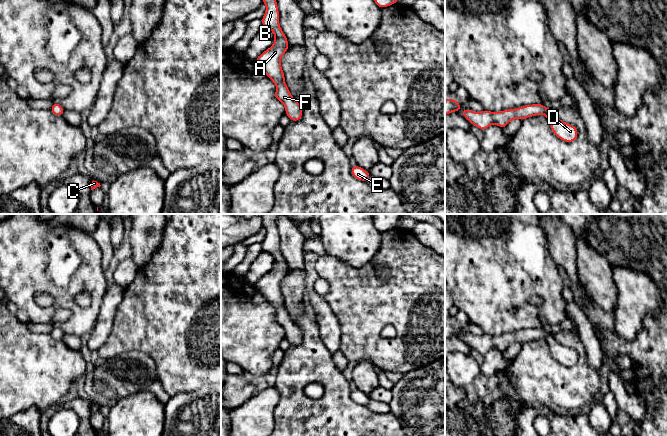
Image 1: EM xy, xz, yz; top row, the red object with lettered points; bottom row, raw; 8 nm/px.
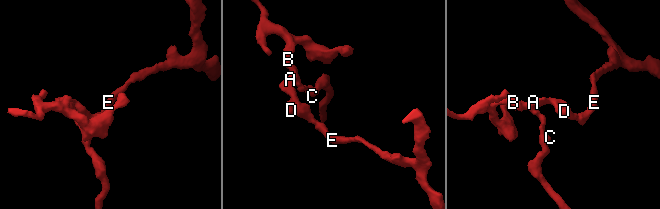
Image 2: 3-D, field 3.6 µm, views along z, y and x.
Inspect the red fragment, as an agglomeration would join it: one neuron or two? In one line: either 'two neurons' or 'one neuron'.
one neuron

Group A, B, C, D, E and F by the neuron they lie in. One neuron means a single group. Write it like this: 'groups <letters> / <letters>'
groups A B C D E F

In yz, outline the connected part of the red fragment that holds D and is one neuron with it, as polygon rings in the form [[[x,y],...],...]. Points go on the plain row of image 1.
[[[445,322],[445,339],[455,335],[460,335],[472,350],[476,350],[482,355],[486,354],[492,348],[500,350],[503,354],[513,343],[520,343],[522,345],[528,341],[544,338],[550,347],[552,356],[560,364],[572,367],[578,361],[578,355],[575,350],[557,342],[554,337],[555,334],[544,331],[541,327],[525,329],[516,333],[508,333],[499,336],[491,336],[485,333],[481,336],[474,336],[470,333],[461,335],[459,325]]]

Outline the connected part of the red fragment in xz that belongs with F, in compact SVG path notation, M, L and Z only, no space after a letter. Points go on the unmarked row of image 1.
M261 215L262 226L266 229L265 238L261 243L262 249L273 256L275 264L273 269L254 285L254 288L277 310L274 322L284 328L285 337L290 345L299 345L302 342L303 331L292 321L281 292L281 281L289 273L289 267L279 249L279 233L276 226L279 215Z

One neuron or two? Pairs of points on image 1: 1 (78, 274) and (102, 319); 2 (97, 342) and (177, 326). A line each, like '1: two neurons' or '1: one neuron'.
1: two neurons
2: two neurons

